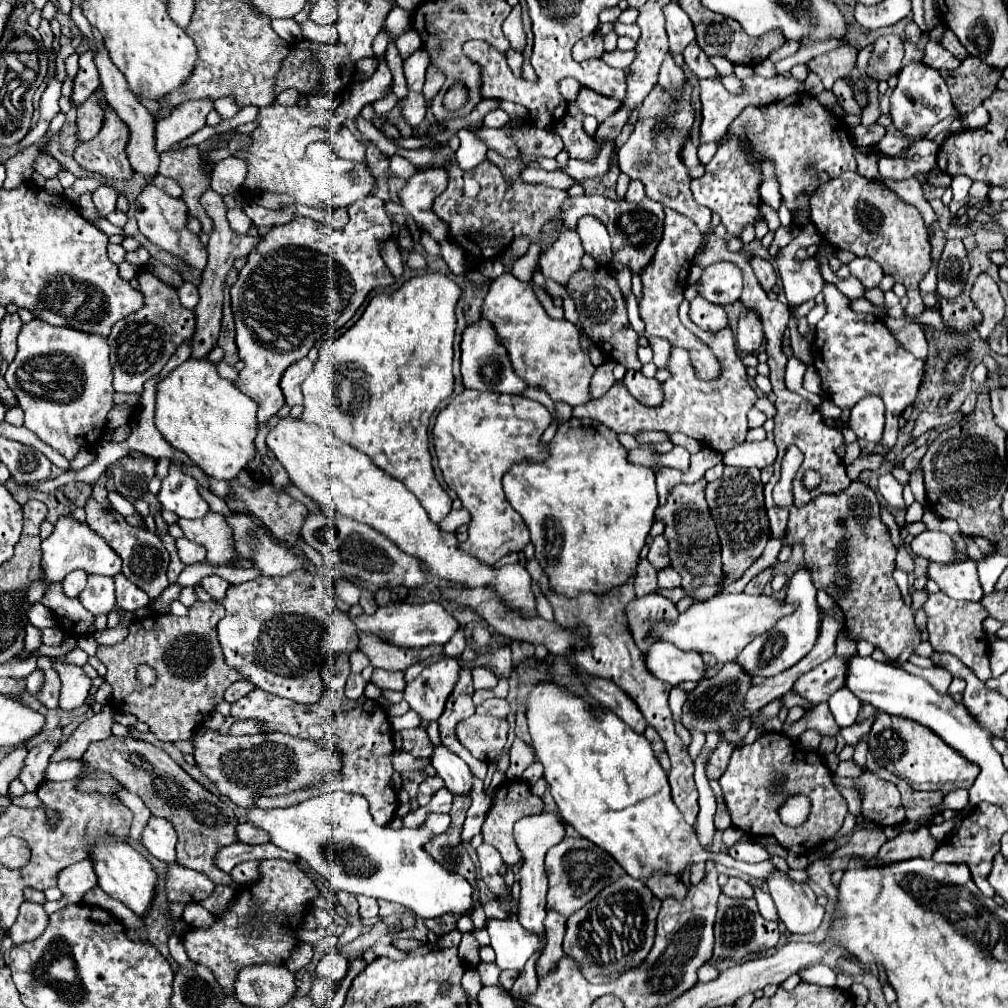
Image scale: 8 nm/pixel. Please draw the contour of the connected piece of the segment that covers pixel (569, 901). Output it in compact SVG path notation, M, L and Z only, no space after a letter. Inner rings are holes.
M564 836L564 840L552 846L546 854L546 874L550 882L546 908L568 918L574 912L578 912L582 906L586 906L590 900L594 900L606 886L620 880L626 872L608 852L604 852L600 846L592 844L590 840Z

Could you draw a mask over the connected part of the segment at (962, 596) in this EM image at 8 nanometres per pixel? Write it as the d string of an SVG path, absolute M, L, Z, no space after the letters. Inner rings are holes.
M930 562L928 578L932 578L944 594L956 600L980 600L984 594L974 562Z

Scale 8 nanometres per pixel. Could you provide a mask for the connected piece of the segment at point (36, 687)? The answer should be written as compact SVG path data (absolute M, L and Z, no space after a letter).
M36 669L32 674L26 678L27 691L35 696L41 689L44 682L43 673L40 669Z

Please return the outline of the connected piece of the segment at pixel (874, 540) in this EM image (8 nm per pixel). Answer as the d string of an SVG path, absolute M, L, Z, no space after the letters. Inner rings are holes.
M852 480L850 486L838 494L820 494L804 508L792 508L788 530L780 542L802 544L806 564L816 570L814 584L838 598L850 638L864 638L886 656L900 656L906 648L918 648L922 640L914 624L914 614L892 578L896 546L888 526L880 520L880 502L868 484ZM840 548L844 550L844 564L836 558ZM838 574L844 574L848 580L842 594L838 594L836 586Z

